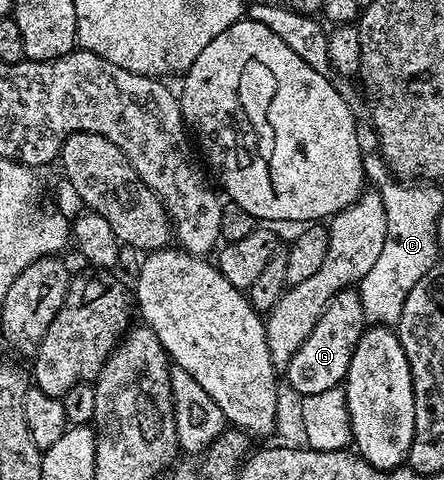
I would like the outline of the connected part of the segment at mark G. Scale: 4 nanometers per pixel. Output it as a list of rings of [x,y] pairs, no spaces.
[[[353,288],[339,291],[327,304],[323,316],[319,316],[319,324],[311,328],[311,336],[299,344],[299,352],[295,352],[289,365],[284,367],[283,374],[289,377],[290,388],[297,396],[304,396],[341,386],[349,371],[351,356],[355,356],[355,348],[366,329],[367,319],[360,293]]]

